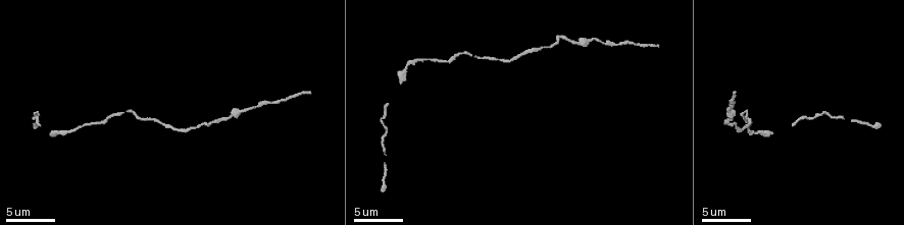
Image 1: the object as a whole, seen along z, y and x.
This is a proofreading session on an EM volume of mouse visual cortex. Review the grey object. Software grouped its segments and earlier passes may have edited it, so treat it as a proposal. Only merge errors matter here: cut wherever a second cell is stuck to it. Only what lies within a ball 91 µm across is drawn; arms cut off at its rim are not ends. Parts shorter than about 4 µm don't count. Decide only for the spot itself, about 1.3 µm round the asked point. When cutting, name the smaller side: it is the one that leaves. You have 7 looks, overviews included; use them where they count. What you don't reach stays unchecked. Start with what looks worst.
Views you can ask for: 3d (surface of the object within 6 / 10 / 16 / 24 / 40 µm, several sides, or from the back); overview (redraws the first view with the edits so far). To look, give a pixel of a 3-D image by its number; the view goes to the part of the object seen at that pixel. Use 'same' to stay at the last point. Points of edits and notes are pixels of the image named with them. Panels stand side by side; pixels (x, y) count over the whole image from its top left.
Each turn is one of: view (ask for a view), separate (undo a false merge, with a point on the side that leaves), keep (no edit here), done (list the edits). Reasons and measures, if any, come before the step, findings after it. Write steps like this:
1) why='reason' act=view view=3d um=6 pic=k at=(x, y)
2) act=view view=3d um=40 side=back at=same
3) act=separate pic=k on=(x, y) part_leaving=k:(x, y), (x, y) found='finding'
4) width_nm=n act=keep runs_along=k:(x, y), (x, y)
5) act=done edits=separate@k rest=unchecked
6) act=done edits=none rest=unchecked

act=view view=3d um=16 pic=1 at=(591, 41)

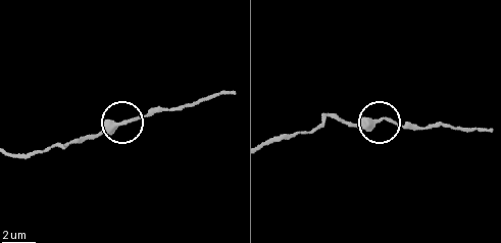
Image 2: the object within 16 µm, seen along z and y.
act=keep runs_along=2:(268, 141), (335, 116), (359, 125), (388, 118), (428, 129) found='all the same cell'

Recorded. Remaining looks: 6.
why='thick turns thin' act=view view=3d um=10 pic=1 at=(772, 134)

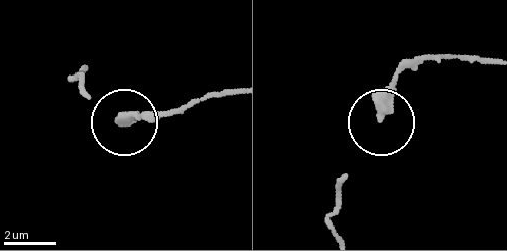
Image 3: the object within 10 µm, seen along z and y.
act=view view=3d um=10 side=back pic=3 at=(379, 117)

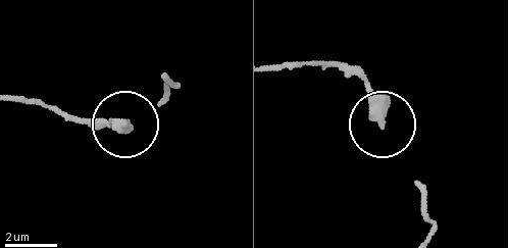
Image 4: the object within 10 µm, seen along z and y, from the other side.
act=keep found='continuous, no second cell'

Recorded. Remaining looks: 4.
why='thick turns thin' act=view view=3d um=6 pic=1 at=(95, 122)

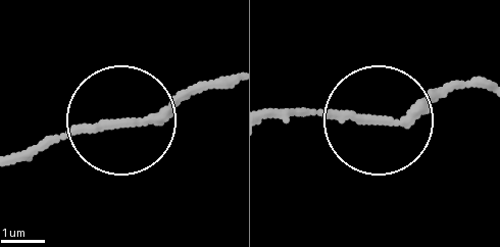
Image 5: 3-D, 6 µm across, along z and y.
act=view view=3d um=6 side=back pic=5 at=(380, 121)

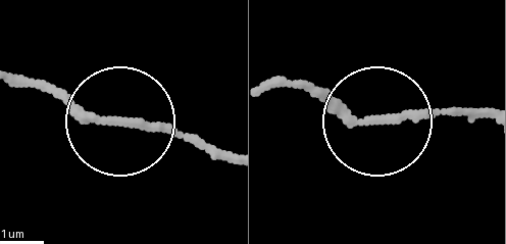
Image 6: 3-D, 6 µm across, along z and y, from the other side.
act=keep found='continuous, no second cell'

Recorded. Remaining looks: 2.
why='calibre changes' act=view view=3d um=10 pic=1 at=(385, 166)

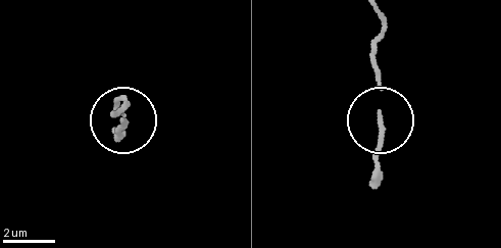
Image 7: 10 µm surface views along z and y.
act=keep found='continuous, no second cell'

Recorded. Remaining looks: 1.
act=done edits=none rest=unchecked

